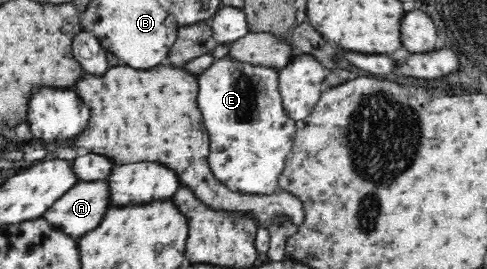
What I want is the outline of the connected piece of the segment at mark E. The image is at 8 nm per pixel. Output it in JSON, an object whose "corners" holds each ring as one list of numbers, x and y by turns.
{"corners":[[226,57,211,64,197,78,201,87,198,106,211,135,211,155,208,162,215,177,227,187,245,193,270,193,281,189,278,179,292,152,296,123,290,122,283,111,279,69,268,65,231,63]]}

